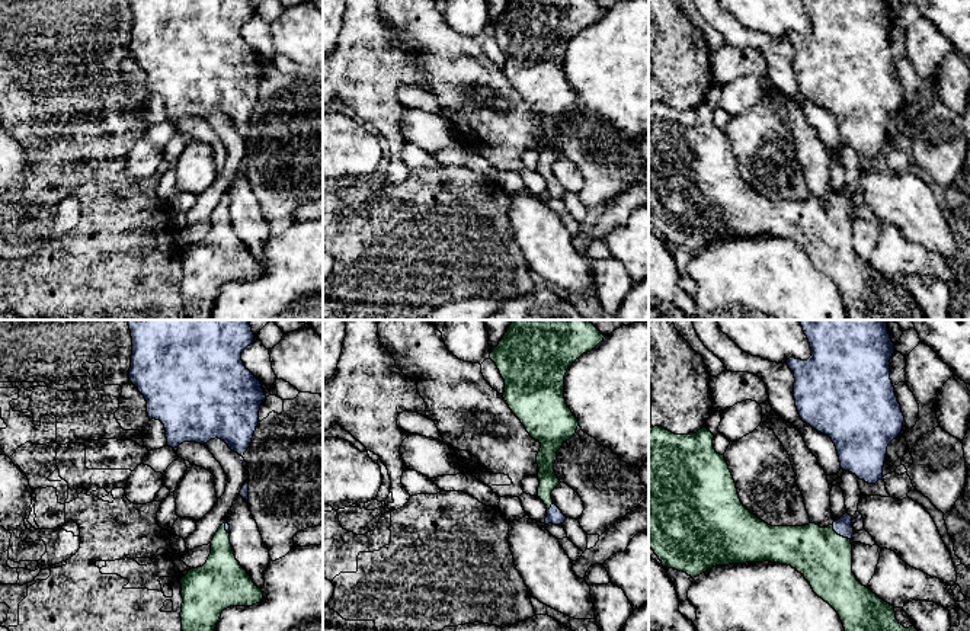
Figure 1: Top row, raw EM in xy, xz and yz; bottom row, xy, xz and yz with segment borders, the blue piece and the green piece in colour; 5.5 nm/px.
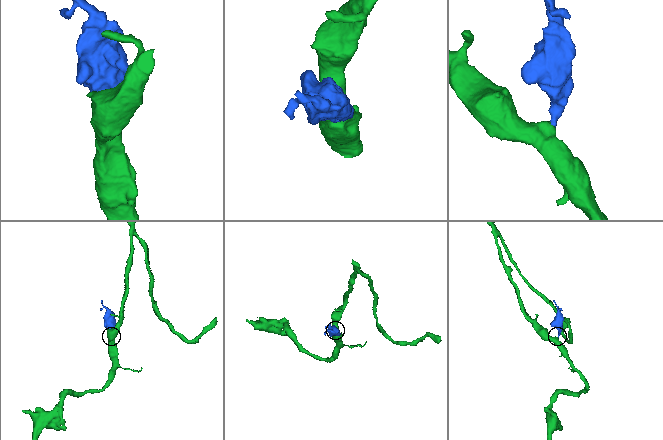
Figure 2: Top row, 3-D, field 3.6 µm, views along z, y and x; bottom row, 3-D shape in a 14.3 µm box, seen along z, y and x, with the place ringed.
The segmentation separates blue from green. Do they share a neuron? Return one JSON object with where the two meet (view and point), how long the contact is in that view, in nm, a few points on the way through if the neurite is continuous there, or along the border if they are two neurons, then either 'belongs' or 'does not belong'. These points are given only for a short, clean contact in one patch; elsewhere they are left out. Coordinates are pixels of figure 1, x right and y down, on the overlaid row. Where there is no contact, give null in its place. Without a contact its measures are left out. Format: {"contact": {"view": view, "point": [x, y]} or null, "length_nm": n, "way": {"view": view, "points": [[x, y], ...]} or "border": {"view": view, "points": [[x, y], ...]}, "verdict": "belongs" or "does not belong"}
{"contact": {"view": "yz", "point": [839, 534]}, "length_nm": 140, "way": {"view": "yz", "points": [[842, 527], [839, 534], [825, 554], [825, 559]]}, "verdict": "belongs"}

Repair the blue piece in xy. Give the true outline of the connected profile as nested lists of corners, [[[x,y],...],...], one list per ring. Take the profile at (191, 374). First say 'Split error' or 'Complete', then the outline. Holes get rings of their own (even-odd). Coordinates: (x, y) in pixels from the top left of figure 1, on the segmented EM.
Complete. [[[127,320],[132,337],[129,381],[147,401],[150,420],[164,425],[167,446],[183,442],[205,445],[211,439],[224,441],[239,455],[250,446],[259,425],[259,410],[266,398],[260,381],[244,366],[241,352],[254,340],[247,320]]]

